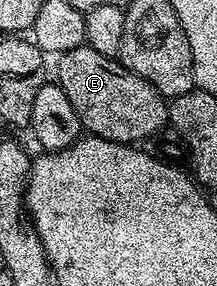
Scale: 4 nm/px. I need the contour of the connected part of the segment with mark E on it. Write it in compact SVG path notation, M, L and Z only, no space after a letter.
M83 44L75 47L75 51L60 54L56 61L56 84L63 87L63 95L75 107L75 115L79 115L86 134L118 141L120 145L133 145L166 128L169 119L166 98L147 79L123 67L120 60L99 55L99 51Z

